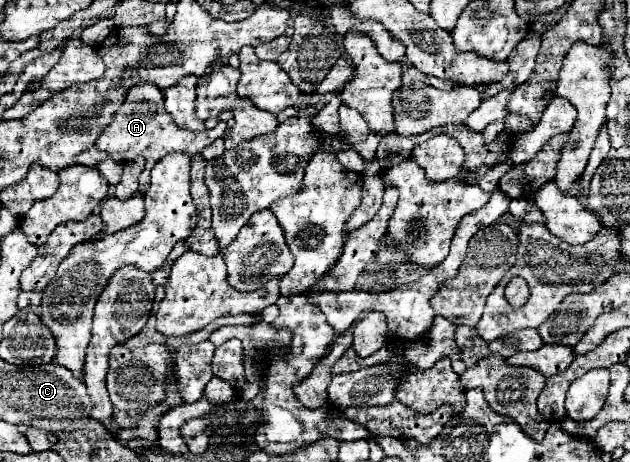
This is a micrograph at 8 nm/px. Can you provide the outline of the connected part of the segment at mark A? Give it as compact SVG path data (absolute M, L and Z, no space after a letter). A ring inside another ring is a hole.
M140 82L128 91L124 104L116 112L114 122L108 124L100 134L100 138L96 140L96 148L106 150L118 162L128 162L136 156L144 156L146 168L140 174L140 192L146 192L150 186L150 170L162 156L170 152L186 152L194 156L202 152L206 146L210 146L216 140L216 136L222 138L224 130L226 130L226 122L218 122L214 128L204 132L188 132L178 128L172 116L164 110L162 92L150 82ZM144 90L152 90L152 92L144 92Z

